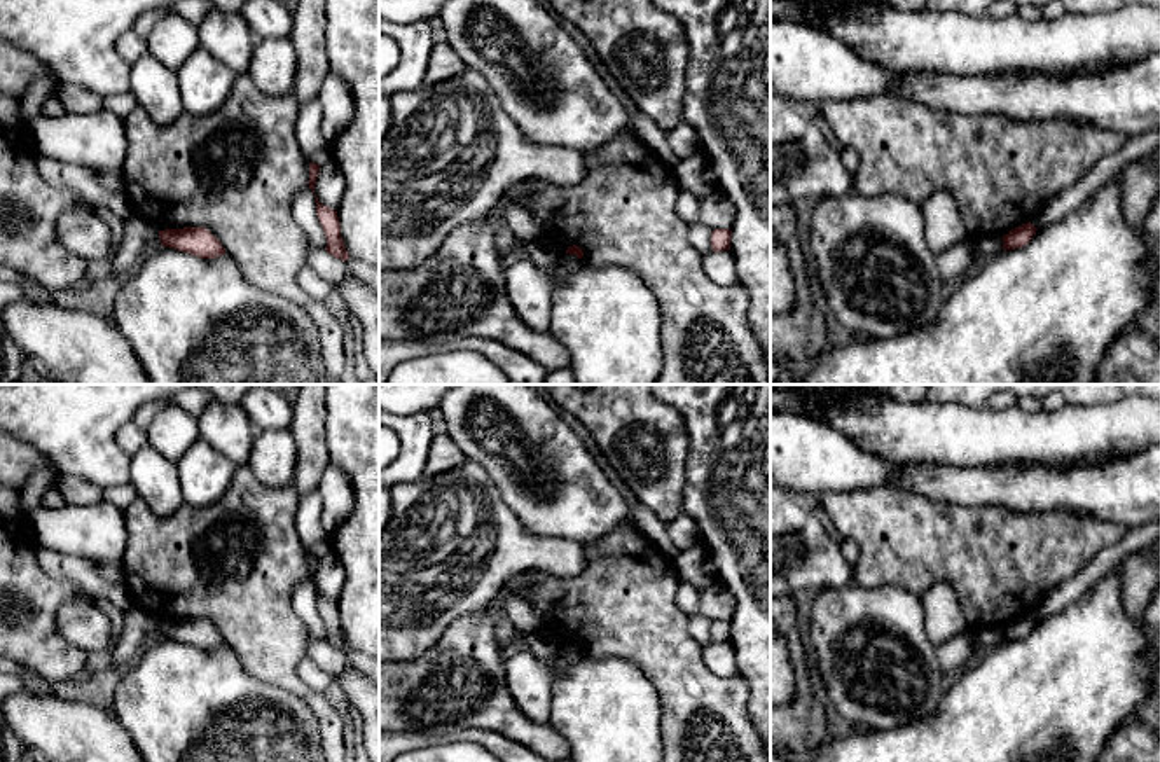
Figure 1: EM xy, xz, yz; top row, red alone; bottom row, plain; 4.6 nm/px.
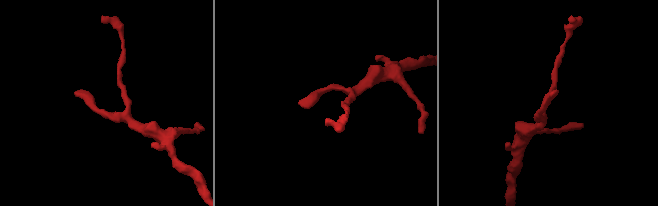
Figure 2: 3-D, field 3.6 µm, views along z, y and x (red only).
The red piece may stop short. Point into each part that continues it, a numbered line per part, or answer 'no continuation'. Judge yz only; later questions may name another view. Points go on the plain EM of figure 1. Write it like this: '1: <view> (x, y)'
no continuation

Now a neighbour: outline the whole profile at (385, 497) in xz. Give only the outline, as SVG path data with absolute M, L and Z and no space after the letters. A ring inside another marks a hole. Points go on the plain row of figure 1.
M379 486L379 537L388 526L391 512L393 512L393 500L391 500L390 488Z

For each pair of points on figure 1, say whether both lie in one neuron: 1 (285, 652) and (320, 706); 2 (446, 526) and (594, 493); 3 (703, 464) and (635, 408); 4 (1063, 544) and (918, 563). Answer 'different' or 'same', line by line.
1: same
2: different
3: different
4: same

